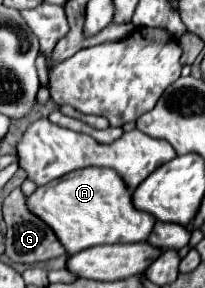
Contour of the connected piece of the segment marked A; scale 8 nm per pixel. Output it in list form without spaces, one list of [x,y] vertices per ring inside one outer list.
[[[84,168],[52,180],[28,196],[28,208],[56,232],[68,254],[102,244],[144,242],[156,224],[152,214],[134,208],[126,182],[112,168]]]

